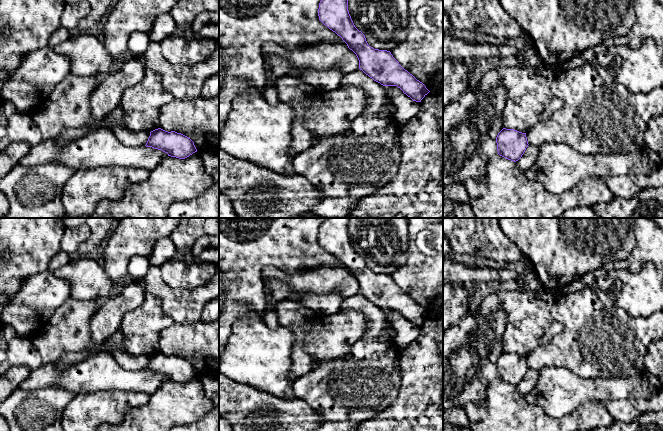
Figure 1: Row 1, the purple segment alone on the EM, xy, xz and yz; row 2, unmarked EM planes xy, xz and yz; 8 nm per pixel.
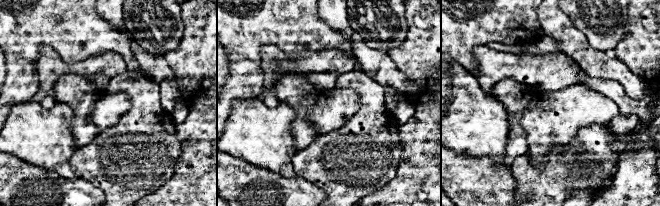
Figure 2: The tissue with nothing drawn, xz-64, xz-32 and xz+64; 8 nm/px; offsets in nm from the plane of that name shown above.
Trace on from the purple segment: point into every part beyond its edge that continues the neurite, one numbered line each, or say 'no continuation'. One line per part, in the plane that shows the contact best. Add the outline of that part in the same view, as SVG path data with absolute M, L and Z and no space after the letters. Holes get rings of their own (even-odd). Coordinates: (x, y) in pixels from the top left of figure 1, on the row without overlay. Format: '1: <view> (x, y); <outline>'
no continuation

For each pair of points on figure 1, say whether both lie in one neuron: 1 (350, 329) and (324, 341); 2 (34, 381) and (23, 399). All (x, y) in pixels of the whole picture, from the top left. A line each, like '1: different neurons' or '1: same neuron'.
1: same neuron
2: different neurons

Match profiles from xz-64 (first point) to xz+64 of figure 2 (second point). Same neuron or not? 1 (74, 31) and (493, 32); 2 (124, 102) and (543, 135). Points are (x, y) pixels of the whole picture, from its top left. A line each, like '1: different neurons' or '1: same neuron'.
1: same neuron
2: same neuron

